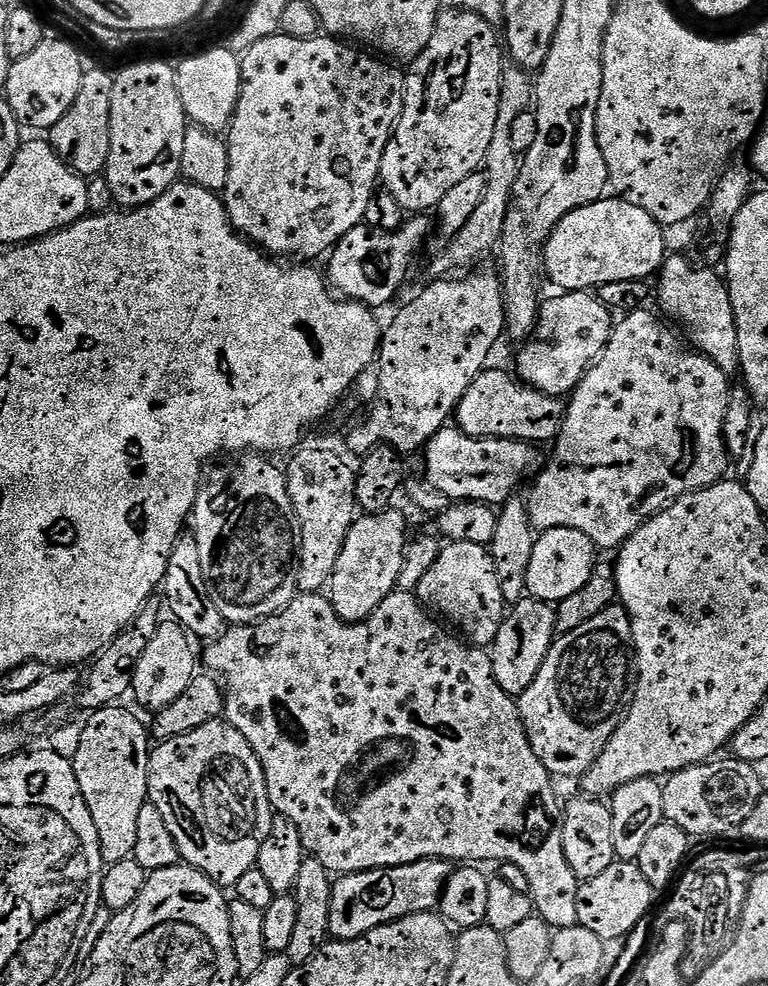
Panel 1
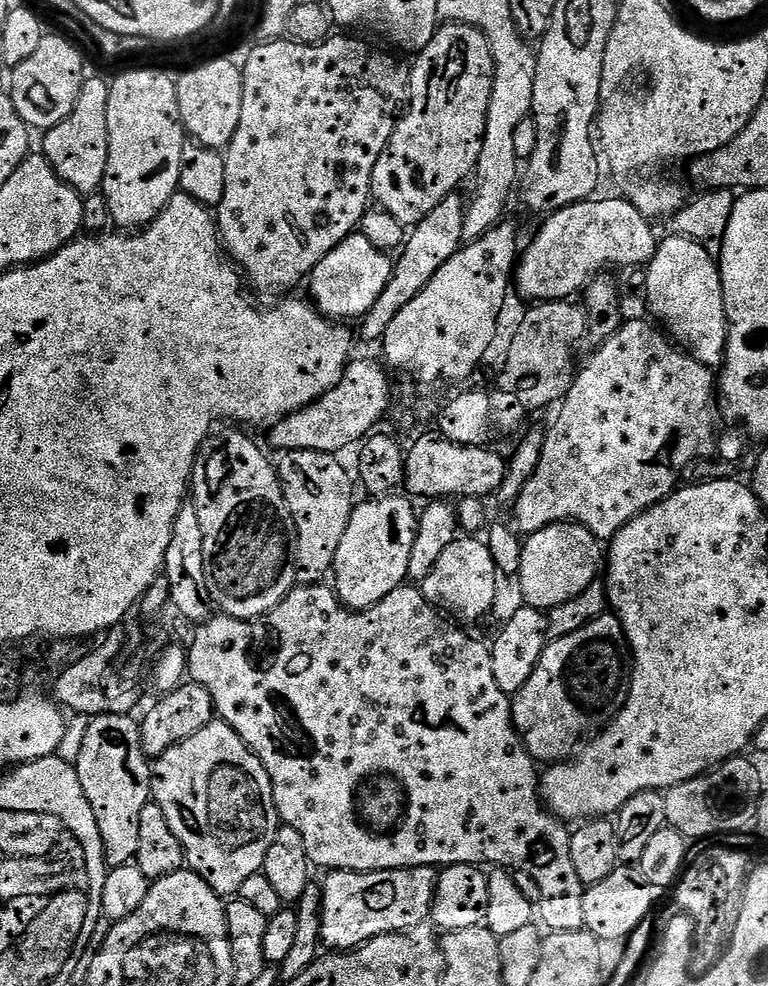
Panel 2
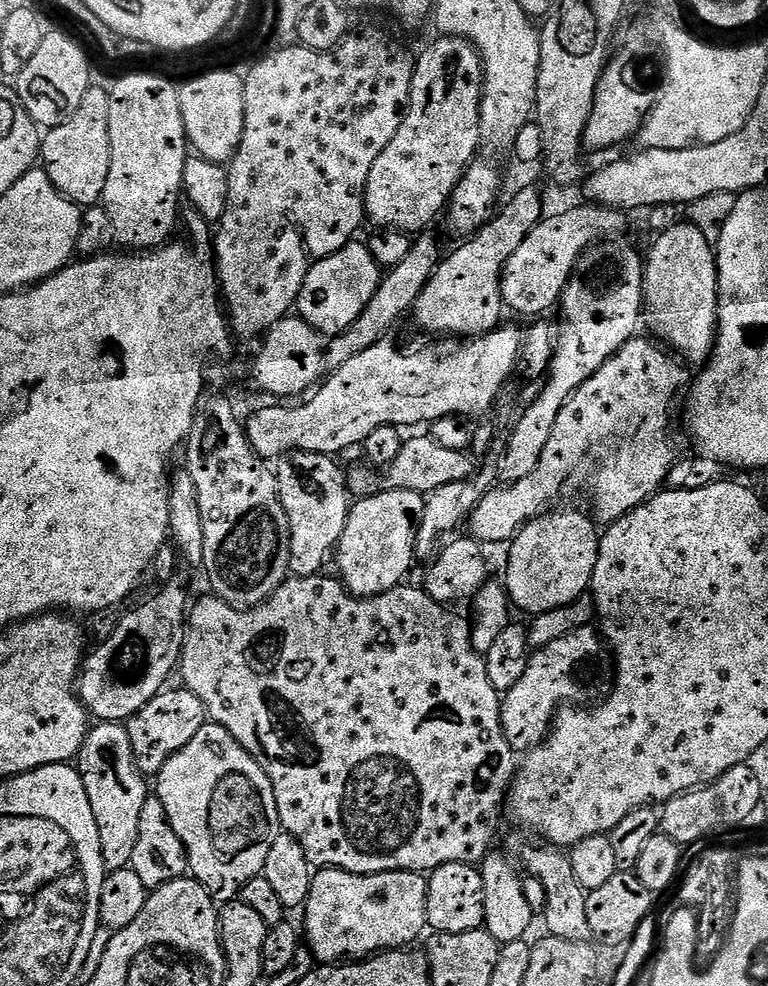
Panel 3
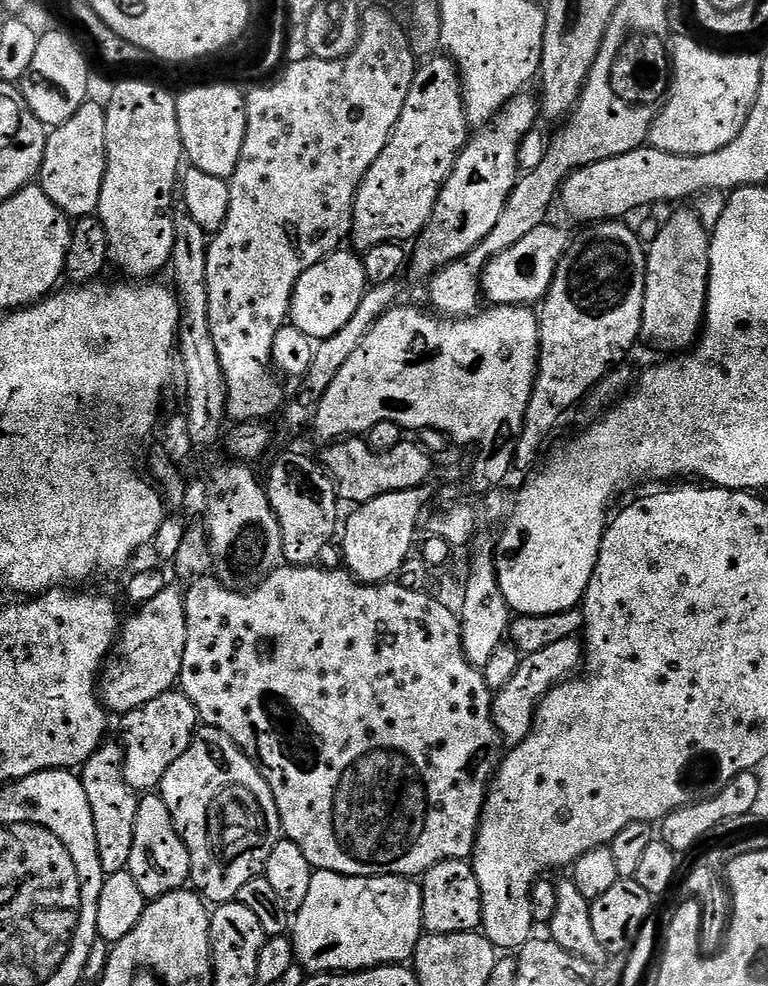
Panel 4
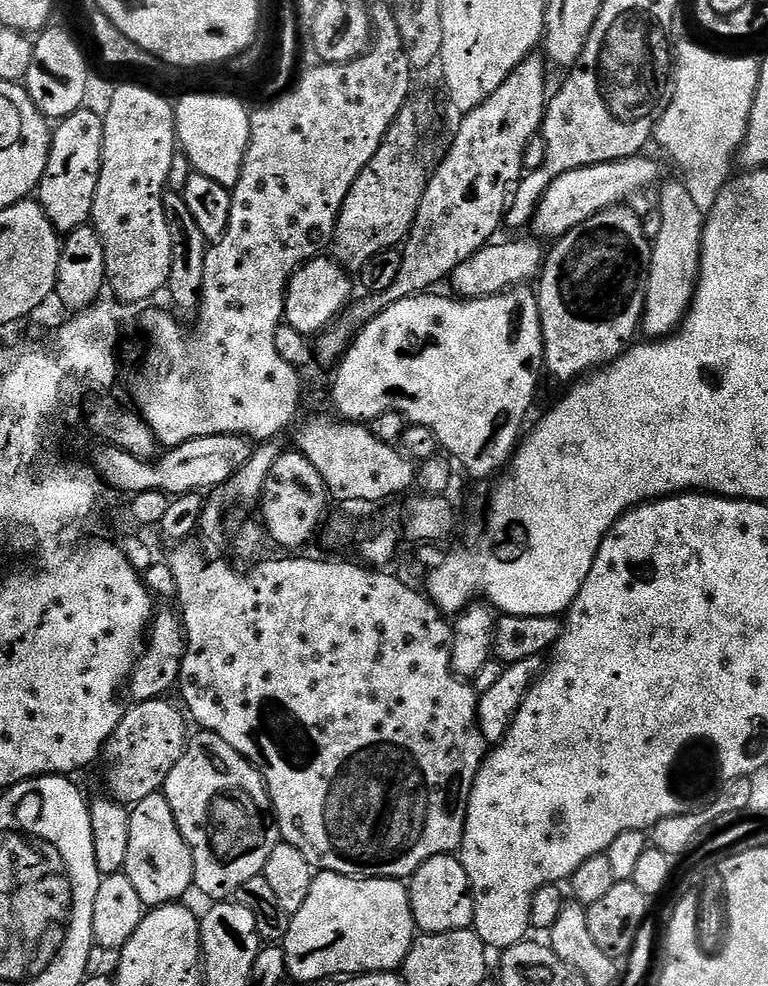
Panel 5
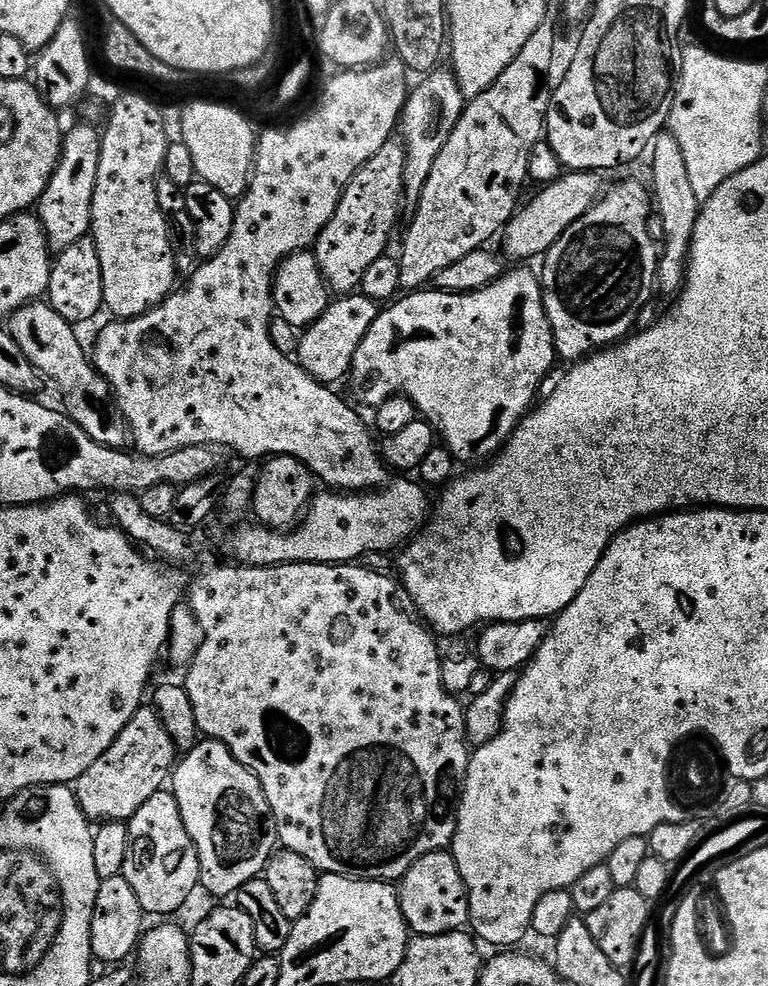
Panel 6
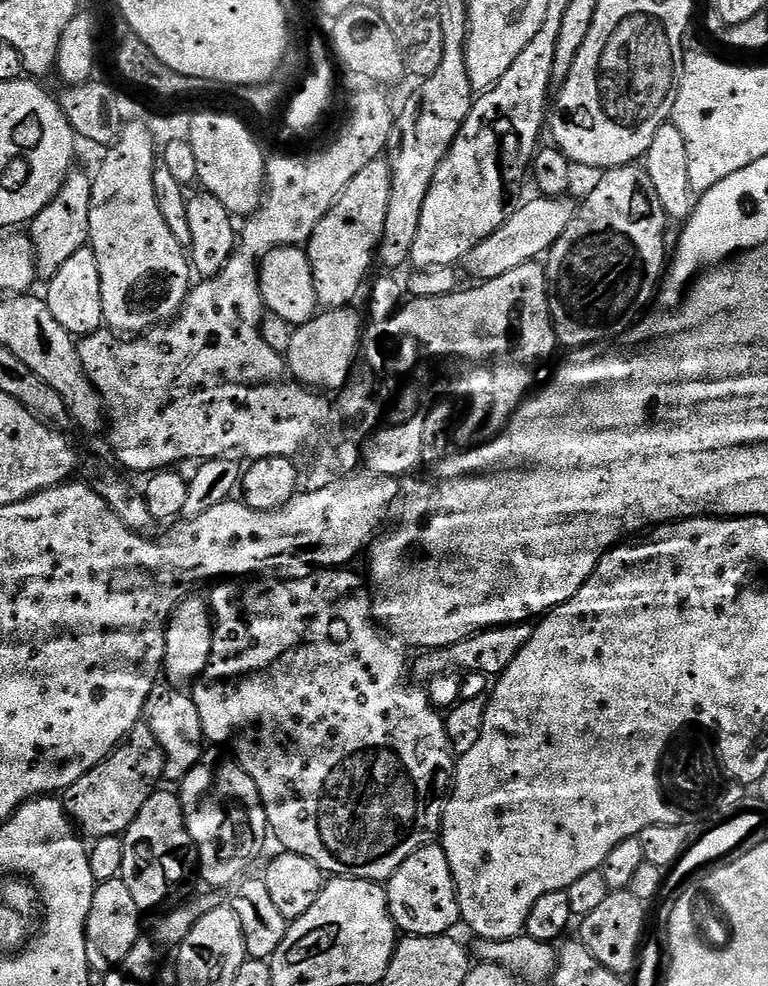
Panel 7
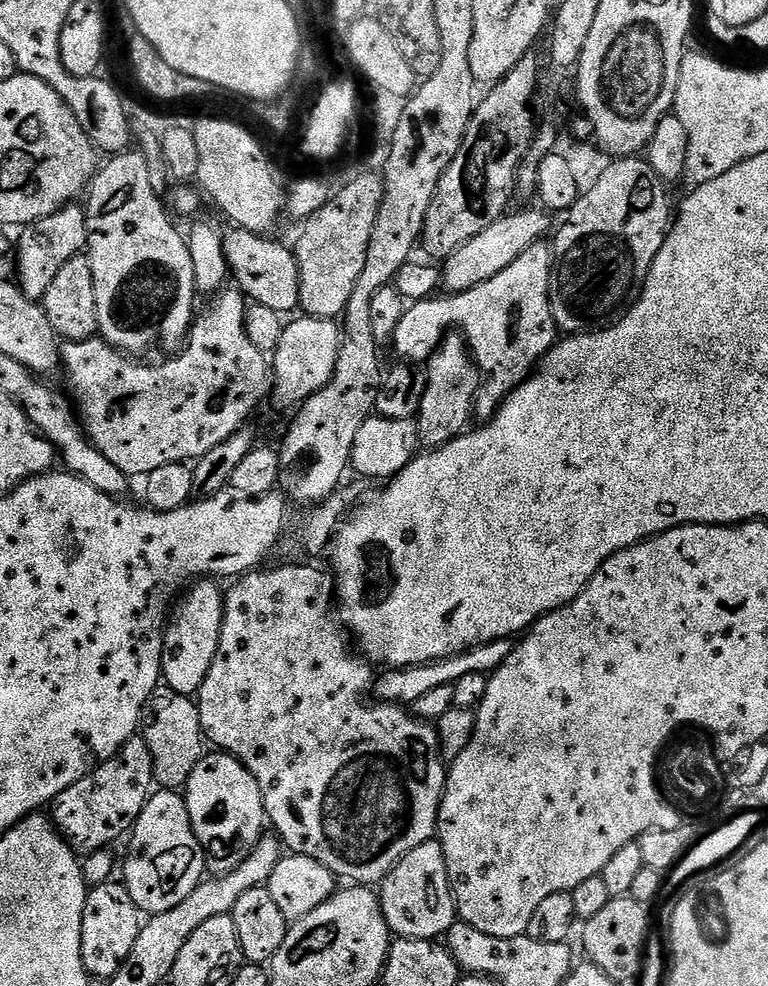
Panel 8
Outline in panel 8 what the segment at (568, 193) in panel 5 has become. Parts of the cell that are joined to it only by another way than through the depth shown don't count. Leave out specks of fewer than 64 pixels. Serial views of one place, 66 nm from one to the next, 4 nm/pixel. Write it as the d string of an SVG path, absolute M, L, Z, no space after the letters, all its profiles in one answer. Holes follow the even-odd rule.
M516 212L505 214L500 220L488 226L480 234L475 234L469 241L460 245L456 252L443 261L442 284L449 293L465 292L490 278L494 274L502 274L518 254L522 254L531 244L541 243L548 232L549 213L540 212Z

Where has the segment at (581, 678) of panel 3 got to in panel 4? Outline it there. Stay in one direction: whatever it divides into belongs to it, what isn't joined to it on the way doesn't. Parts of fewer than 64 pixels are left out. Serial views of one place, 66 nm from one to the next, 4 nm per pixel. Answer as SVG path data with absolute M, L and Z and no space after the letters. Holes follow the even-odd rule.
M571 636L538 650L538 654L530 654L521 659L510 682L499 688L492 698L492 722L505 745L515 746L525 740L532 729L532 720L536 716L536 707L540 705L540 699L554 685L577 675L581 671L583 658L583 643L576 636Z

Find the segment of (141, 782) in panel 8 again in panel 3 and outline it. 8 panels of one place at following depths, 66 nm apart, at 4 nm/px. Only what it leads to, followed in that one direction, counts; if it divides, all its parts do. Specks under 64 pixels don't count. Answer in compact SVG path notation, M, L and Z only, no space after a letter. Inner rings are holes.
M183 686L169 687L158 693L152 701L146 702L140 710L126 721L130 734L132 749L136 755L136 763L145 777L152 778L160 773L162 766L202 730L208 720L208 711L202 706L200 699L189 689Z

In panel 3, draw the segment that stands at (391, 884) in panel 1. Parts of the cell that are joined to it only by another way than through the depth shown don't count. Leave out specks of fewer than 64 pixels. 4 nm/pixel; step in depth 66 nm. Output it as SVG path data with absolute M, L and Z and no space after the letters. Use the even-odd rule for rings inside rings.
M321 868L313 875L312 885L310 886L310 894L308 901L304 903L302 915L304 915L304 924L302 923L302 932L306 937L306 947L313 957L321 965L338 964L344 961L359 962L365 958L371 958L381 952L389 950L404 950L412 944L420 935L423 937L426 932L425 921L428 919L426 914L426 894L428 893L428 876L418 872L379 872L378 874L370 874L369 876L359 876L353 872L344 872L340 868Z

